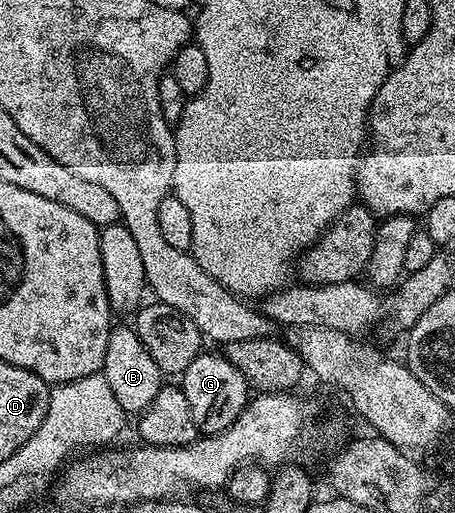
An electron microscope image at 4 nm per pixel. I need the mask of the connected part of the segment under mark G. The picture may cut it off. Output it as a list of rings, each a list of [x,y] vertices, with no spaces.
[[[221,353],[197,355],[180,375],[179,386],[187,397],[187,405],[191,405],[191,417],[195,417],[195,425],[202,436],[223,433],[240,417],[251,398],[249,382]]]

